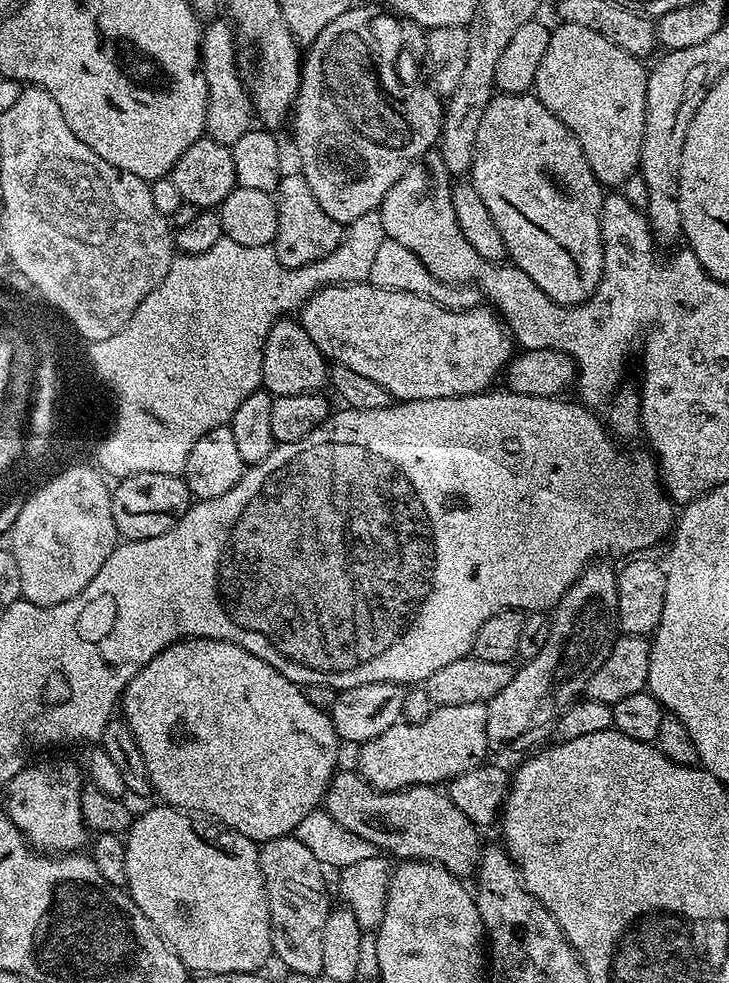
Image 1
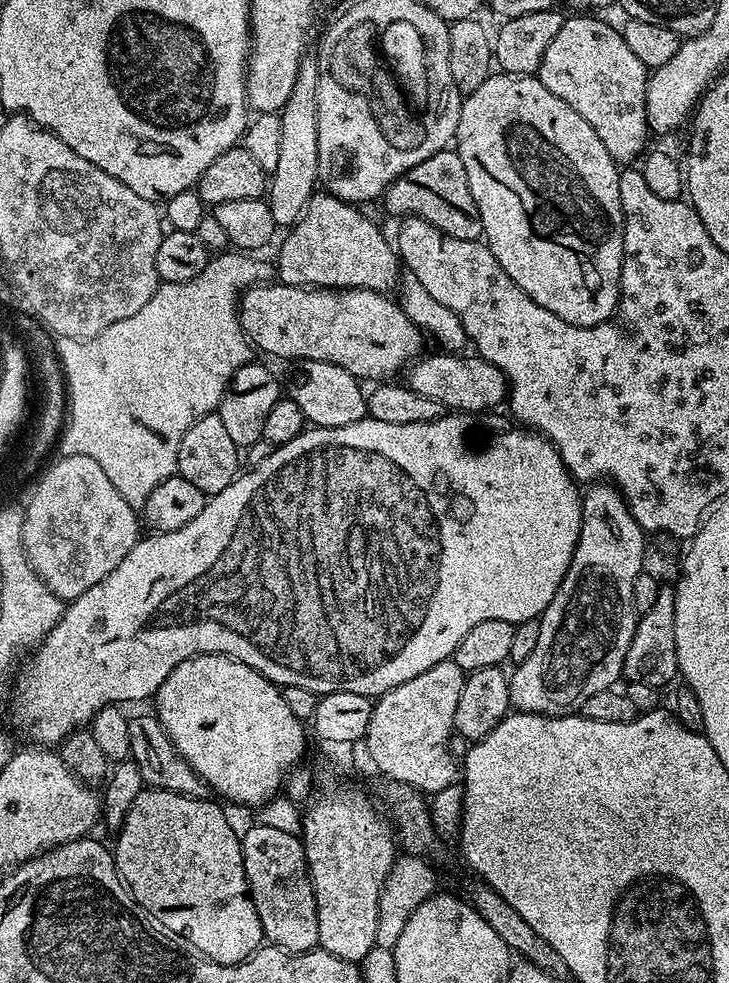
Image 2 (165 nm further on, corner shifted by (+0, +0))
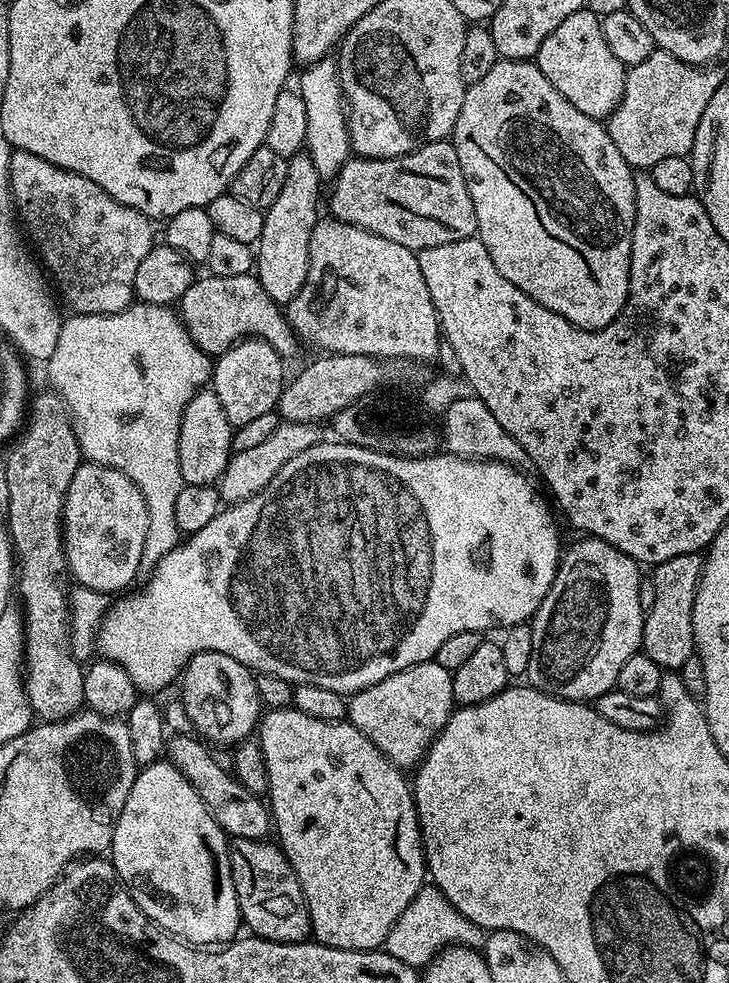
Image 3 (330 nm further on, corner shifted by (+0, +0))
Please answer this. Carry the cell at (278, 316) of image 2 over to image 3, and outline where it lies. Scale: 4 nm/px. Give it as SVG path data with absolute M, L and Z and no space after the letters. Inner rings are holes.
M211 274L193 279L190 290L178 302L180 320L190 338L209 358L220 356L235 346L237 340L265 340L281 358L289 358L302 348L290 326L285 309L262 290L262 282L249 274L238 278L218 278Z

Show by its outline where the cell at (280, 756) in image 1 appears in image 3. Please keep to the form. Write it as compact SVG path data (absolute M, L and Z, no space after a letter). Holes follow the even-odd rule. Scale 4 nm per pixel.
M194 654L184 667L182 687L186 720L197 728L195 731L205 741L216 746L236 746L257 731L262 719L262 705L256 689L256 676L252 669L242 666L242 662L234 662L230 654Z

